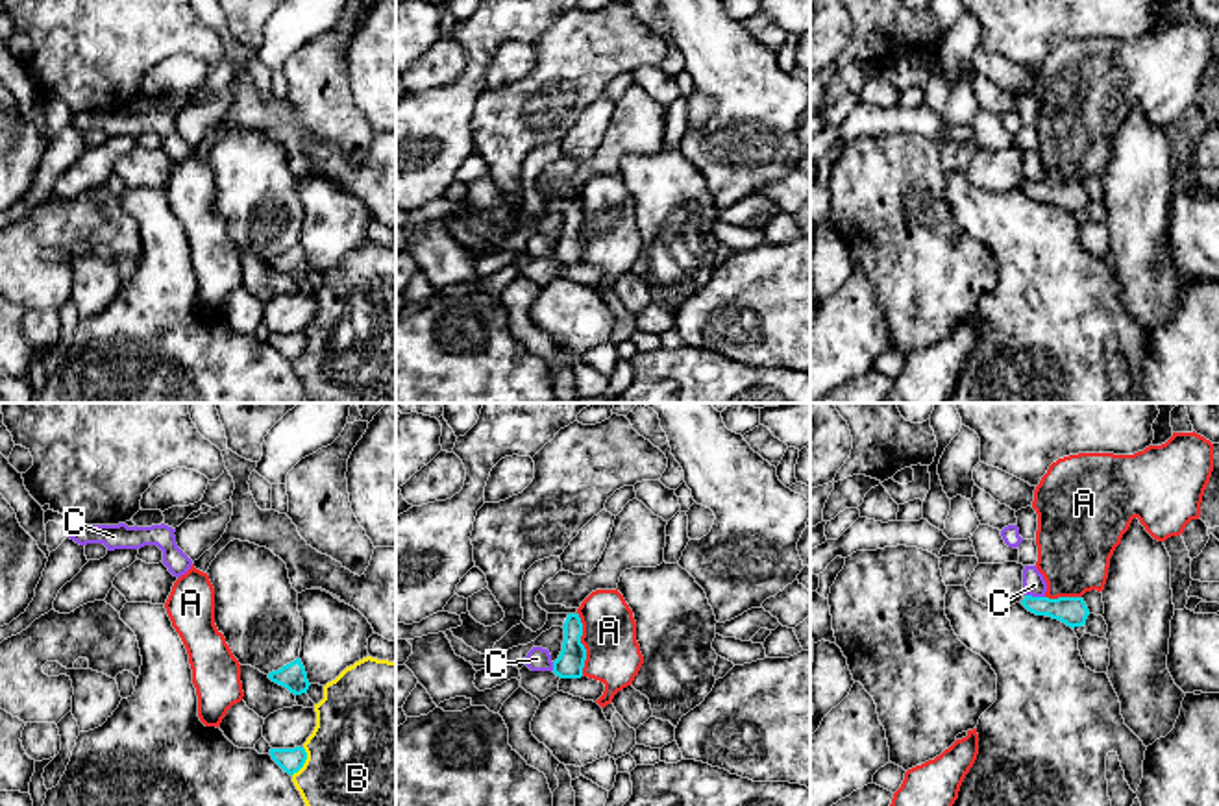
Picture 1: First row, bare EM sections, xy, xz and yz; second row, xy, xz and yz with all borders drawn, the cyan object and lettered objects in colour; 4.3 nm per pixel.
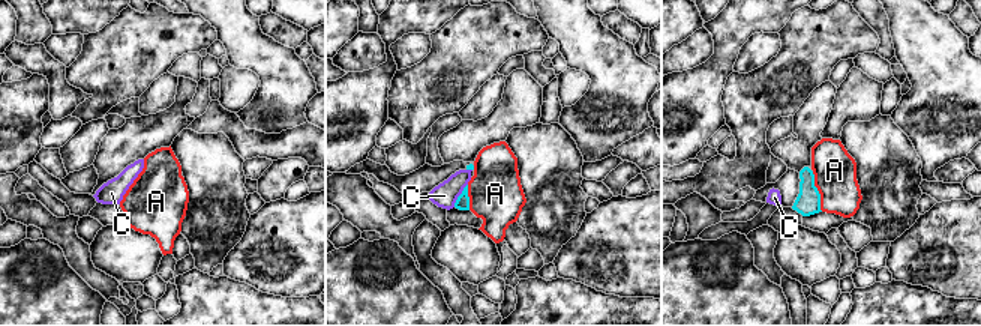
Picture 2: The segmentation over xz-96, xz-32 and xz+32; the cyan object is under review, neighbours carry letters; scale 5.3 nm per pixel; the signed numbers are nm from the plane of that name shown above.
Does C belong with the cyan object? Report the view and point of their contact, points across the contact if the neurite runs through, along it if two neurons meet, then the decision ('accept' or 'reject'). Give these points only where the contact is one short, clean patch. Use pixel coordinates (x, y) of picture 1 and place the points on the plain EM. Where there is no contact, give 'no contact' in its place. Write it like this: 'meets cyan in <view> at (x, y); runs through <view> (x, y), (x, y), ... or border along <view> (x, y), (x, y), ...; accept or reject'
meets cyan in yz at (1034, 183); border along yz (1025, 180), (1044, 183); reject

